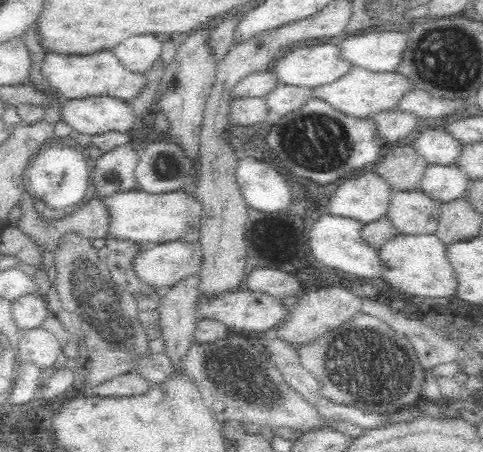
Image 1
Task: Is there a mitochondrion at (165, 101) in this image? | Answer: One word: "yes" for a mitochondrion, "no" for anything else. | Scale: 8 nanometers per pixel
no

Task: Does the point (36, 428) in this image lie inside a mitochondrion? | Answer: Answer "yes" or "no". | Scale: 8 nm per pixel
no

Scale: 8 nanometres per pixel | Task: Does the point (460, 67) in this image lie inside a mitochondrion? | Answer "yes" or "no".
yes

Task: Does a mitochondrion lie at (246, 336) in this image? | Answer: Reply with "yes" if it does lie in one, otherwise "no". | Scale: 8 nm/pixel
no

